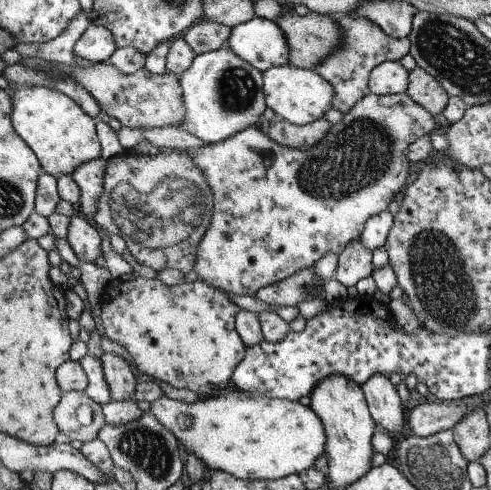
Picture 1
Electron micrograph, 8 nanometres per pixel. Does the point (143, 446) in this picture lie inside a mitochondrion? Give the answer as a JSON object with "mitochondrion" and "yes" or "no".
{"mitochondrion":"yes"}

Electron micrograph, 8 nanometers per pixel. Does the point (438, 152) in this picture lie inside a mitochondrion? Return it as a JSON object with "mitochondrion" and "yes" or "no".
{"mitochondrion":"no"}

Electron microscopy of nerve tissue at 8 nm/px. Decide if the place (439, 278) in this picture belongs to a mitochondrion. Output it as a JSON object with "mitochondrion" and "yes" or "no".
{"mitochondrion":"yes"}

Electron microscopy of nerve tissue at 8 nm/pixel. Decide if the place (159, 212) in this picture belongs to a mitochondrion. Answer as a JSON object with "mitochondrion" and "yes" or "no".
{"mitochondrion":"yes"}

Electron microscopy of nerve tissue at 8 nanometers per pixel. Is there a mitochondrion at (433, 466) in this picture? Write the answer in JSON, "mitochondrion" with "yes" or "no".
{"mitochondrion":"yes"}

